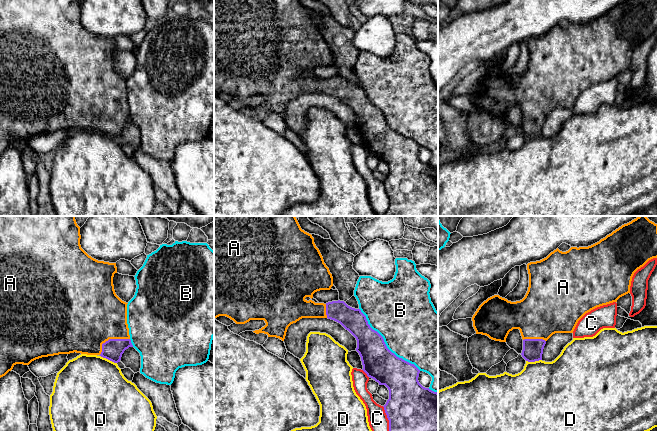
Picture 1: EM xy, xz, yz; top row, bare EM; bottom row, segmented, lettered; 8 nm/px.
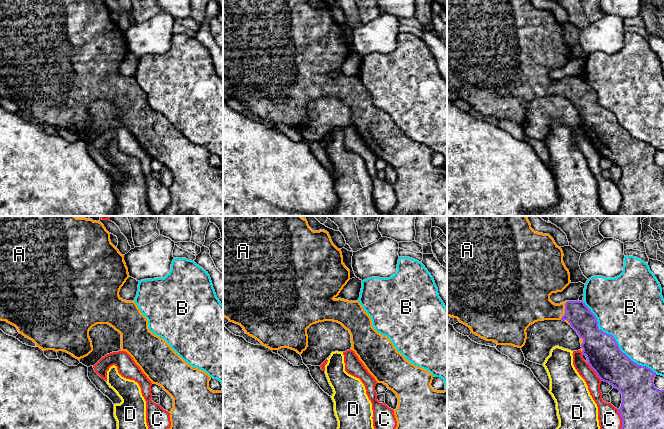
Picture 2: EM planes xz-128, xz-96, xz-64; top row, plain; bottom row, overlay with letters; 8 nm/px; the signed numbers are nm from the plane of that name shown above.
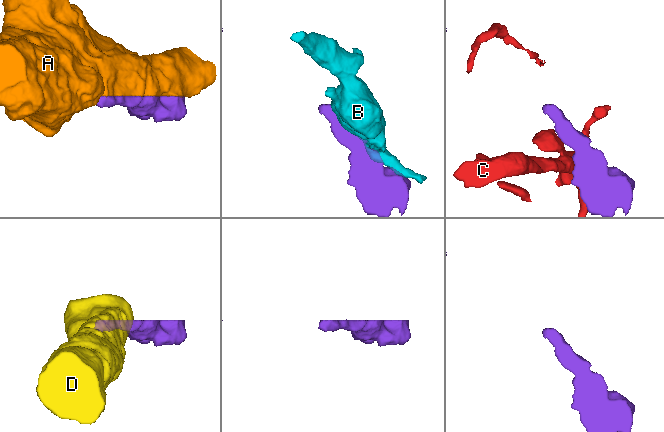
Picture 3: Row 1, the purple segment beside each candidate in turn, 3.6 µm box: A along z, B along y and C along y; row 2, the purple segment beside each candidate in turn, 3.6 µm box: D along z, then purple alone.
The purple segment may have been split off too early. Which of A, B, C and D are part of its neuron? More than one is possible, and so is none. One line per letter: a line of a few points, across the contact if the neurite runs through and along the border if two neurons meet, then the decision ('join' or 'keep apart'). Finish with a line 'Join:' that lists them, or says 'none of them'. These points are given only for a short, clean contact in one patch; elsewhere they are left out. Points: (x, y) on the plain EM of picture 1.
A: join
B: keep apart
C: keep apart
D: keep apart
Join: A

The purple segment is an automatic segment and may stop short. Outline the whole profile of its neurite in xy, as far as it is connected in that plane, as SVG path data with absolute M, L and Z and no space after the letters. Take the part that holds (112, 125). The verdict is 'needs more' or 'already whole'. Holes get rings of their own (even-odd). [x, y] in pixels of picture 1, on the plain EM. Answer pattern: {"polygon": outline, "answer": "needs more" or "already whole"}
{"polygon": "M0 0L0 154L16 140L29 141L32 137L59 130L81 129L100 131L114 139L121 136L122 130L133 123L127 100L127 80L115 69L114 50L116 39L98 37L89 32L80 21L80 3L77 0Z", "answer": "needs more"}

